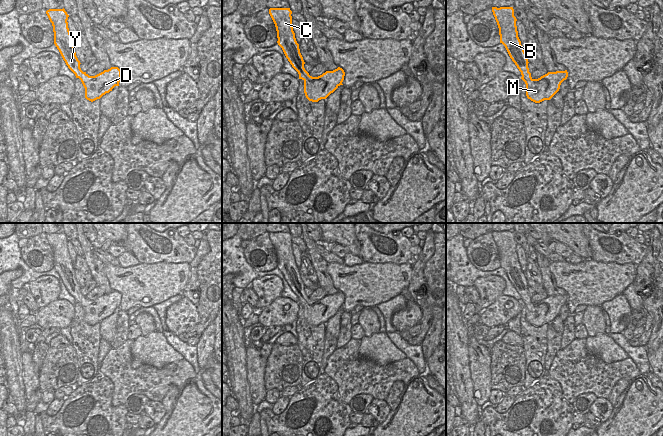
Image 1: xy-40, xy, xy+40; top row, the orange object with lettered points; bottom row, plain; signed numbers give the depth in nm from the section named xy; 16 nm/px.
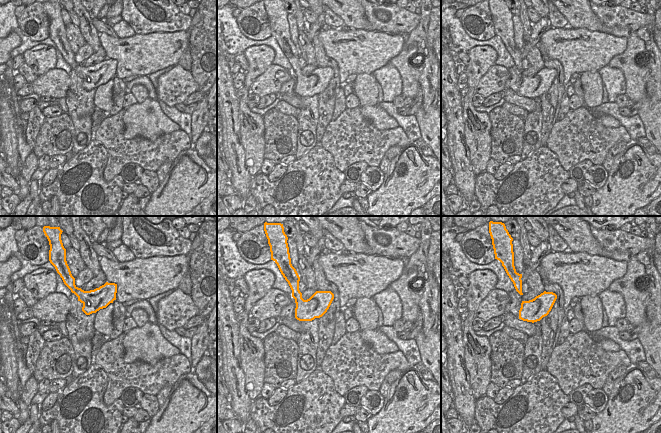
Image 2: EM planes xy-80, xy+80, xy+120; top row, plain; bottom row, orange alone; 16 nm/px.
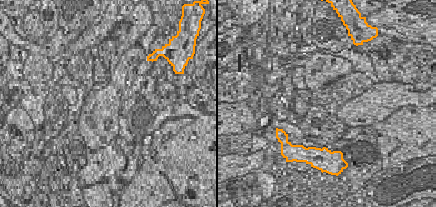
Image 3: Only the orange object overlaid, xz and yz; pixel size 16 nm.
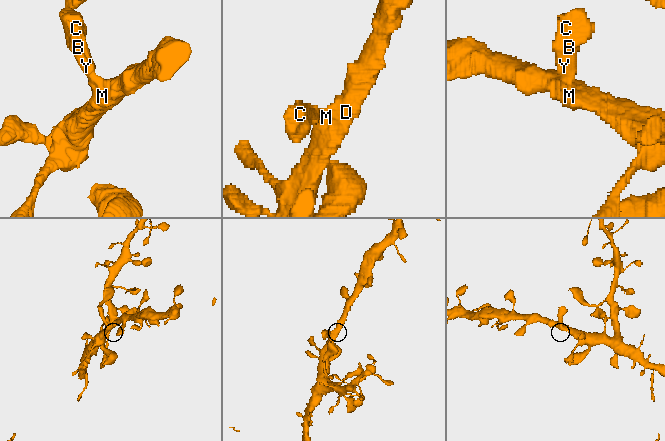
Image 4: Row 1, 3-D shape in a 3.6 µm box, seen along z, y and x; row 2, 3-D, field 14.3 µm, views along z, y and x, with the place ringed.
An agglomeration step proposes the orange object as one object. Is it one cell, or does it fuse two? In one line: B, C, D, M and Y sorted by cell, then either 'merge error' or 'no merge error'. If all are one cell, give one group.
groups B C D M Y; no merge error

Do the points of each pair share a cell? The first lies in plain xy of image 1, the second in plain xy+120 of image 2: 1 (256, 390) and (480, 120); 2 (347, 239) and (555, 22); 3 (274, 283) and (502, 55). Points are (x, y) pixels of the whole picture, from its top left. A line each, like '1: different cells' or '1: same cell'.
1: same cell
2: different cells
3: different cells

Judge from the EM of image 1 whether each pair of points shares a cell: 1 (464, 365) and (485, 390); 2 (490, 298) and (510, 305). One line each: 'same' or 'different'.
1: different
2: different

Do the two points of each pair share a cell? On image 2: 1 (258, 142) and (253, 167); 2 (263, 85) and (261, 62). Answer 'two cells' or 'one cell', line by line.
1: one cell
2: two cells

